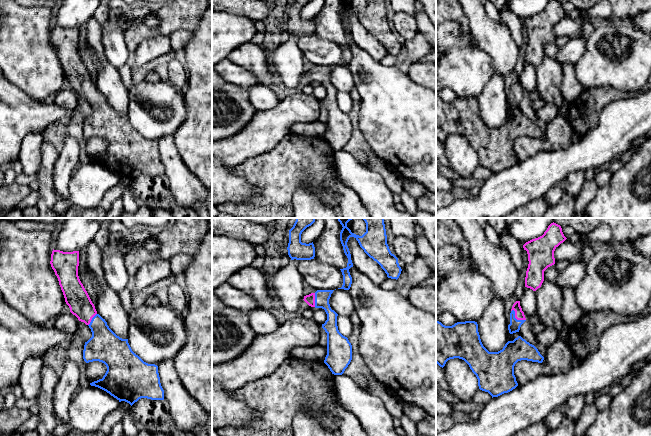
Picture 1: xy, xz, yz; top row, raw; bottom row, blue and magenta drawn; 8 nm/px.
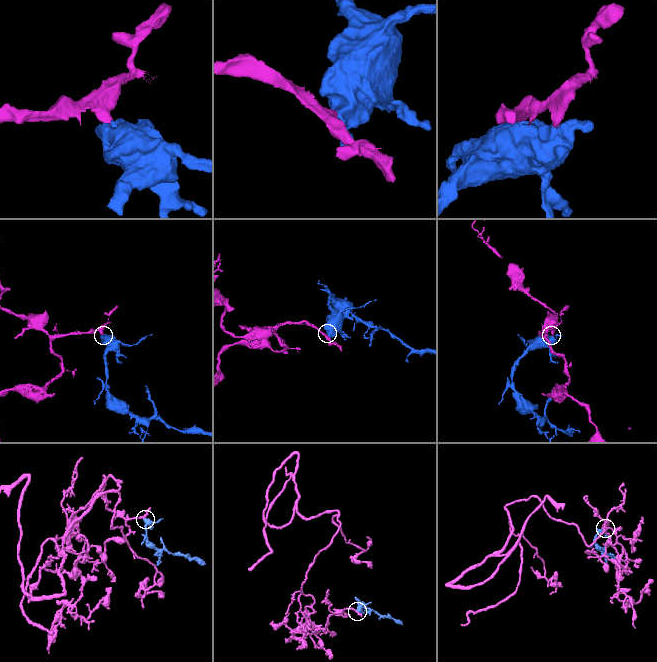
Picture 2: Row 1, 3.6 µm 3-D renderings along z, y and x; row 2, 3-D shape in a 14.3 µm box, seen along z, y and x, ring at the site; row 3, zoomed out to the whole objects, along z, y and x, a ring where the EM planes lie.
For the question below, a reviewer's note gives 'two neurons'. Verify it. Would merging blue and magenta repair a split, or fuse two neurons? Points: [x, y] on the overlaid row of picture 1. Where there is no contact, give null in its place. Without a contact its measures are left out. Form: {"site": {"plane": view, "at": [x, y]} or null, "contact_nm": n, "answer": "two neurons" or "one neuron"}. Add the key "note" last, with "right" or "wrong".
{"site": {"plane": "yz", "at": [515, 318]}, "contact_nm": 150, "answer": "one neuron", "note": "wrong"}

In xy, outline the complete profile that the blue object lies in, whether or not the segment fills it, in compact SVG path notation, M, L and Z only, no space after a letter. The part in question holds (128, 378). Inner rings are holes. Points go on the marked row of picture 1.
M53 249L50 264L70 312L91 329L92 337L84 345L84 361L99 361L107 367L103 378L90 385L131 406L141 398L164 400L158 366L144 362L132 351L128 339L117 336L97 313L78 276L79 251Z

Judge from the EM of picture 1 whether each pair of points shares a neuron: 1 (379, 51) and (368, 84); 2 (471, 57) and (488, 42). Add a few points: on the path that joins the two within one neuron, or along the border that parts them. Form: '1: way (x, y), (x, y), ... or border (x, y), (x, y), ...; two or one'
1: border (357, 45), (379, 61); two
2: border (476, 43), (489, 55), (494, 68); two

